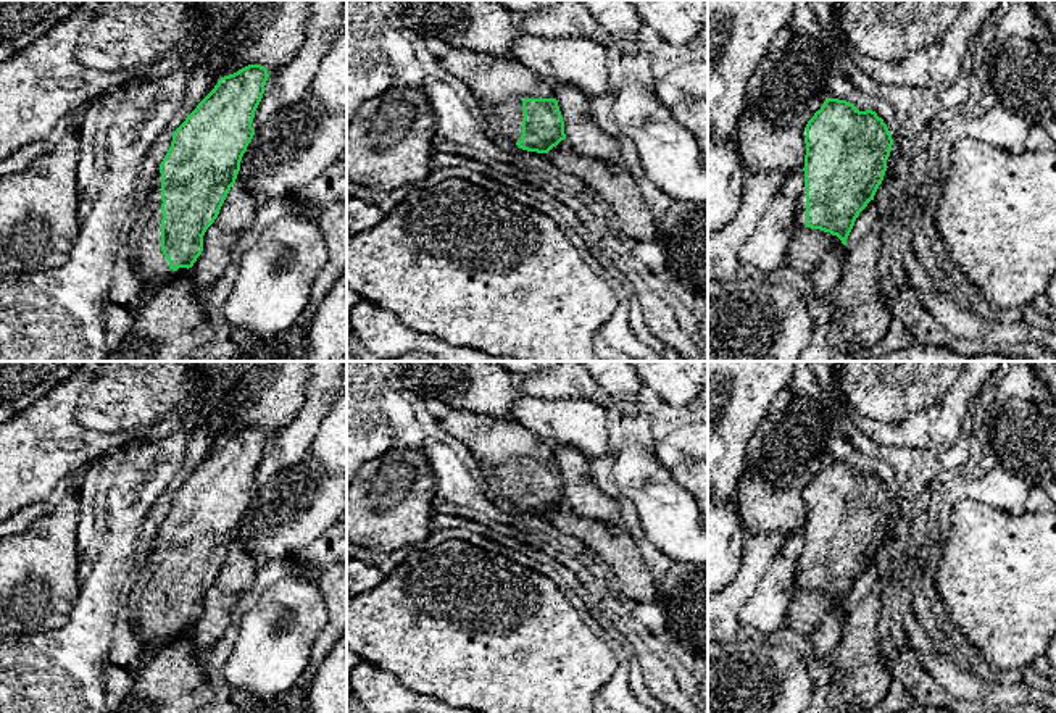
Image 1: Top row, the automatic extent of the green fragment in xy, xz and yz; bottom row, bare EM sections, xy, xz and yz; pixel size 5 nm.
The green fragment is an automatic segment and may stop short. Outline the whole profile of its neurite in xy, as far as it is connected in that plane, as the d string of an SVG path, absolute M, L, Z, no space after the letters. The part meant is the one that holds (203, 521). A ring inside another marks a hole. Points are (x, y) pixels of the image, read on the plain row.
M248 426L218 442L173 494L148 560L126 600L135 634L143 644L145 663L166 644L184 636L203 613L203 597L235 545L240 523L255 497L255 473L269 436L261 426Z

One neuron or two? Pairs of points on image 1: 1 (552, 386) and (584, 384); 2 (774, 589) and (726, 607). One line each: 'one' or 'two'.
1: one
2: two

